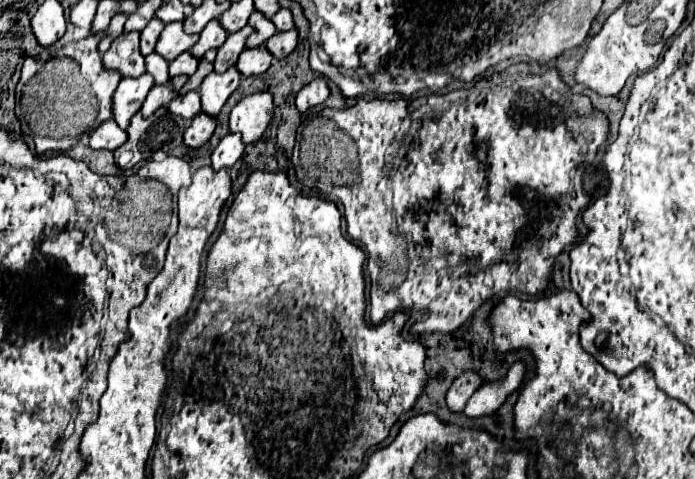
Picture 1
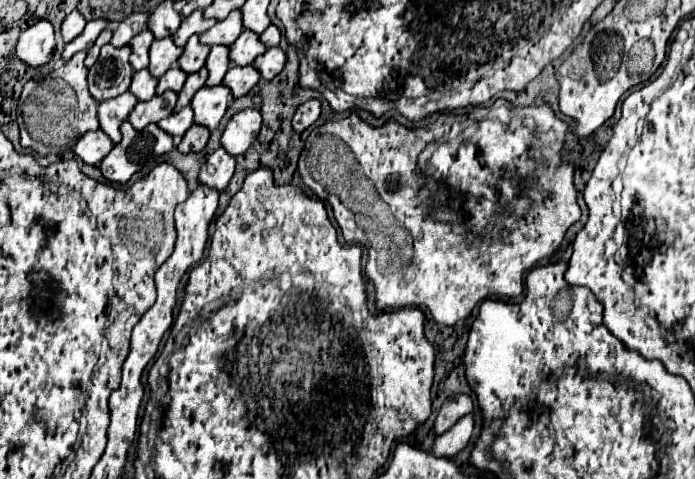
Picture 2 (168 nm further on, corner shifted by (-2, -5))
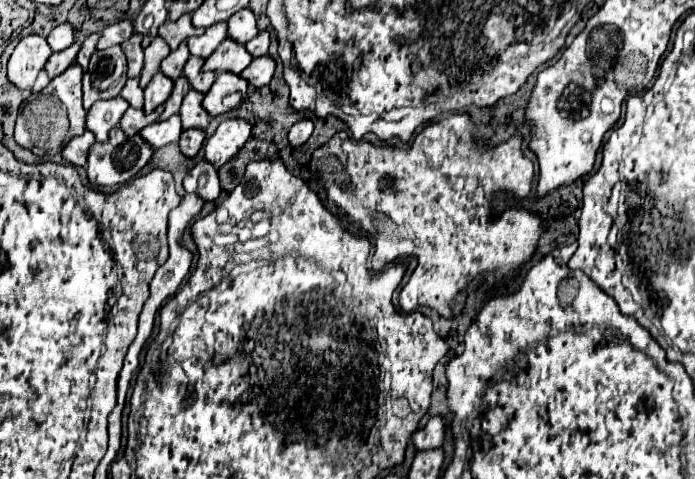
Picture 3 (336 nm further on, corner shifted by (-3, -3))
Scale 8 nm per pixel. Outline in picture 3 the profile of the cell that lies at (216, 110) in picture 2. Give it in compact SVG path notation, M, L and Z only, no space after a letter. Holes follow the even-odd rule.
M189 90L189 94L185 96L185 100L181 104L181 110L179 110L183 130L189 130L189 128L205 130L207 128L209 114L207 114L207 110L203 110L201 100L203 100L203 94L199 94L195 90Z

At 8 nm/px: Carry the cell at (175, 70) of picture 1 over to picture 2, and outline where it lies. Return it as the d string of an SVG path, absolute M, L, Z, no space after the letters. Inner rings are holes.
M174 66L174 68L170 68L170 70L158 80L156 94L164 94L166 90L178 92L178 90L182 90L184 82L186 82L186 74L182 74L182 70L178 70L178 66Z

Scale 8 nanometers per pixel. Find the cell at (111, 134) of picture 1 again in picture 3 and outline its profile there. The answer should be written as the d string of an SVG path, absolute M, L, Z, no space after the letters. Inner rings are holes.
M85 130L81 136L75 136L69 140L69 144L61 150L61 156L65 162L73 166L85 166L91 144L95 144L95 136L89 130Z

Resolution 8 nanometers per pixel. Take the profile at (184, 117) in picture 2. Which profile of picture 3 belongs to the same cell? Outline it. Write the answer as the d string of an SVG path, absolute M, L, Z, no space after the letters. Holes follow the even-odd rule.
M175 114L175 116L171 116L171 118L165 120L165 122L155 122L155 124L147 126L147 128L143 128L139 134L143 136L143 140L145 140L147 144L151 144L153 150L157 150L157 148L163 148L163 146L167 146L167 144L179 140L181 120L179 120L179 116Z

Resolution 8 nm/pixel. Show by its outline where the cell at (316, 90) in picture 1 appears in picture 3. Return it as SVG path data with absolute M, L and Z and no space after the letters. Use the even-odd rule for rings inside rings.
M299 120L297 124L293 124L293 128L289 130L289 144L291 148L301 148L313 132L313 122L311 120Z

